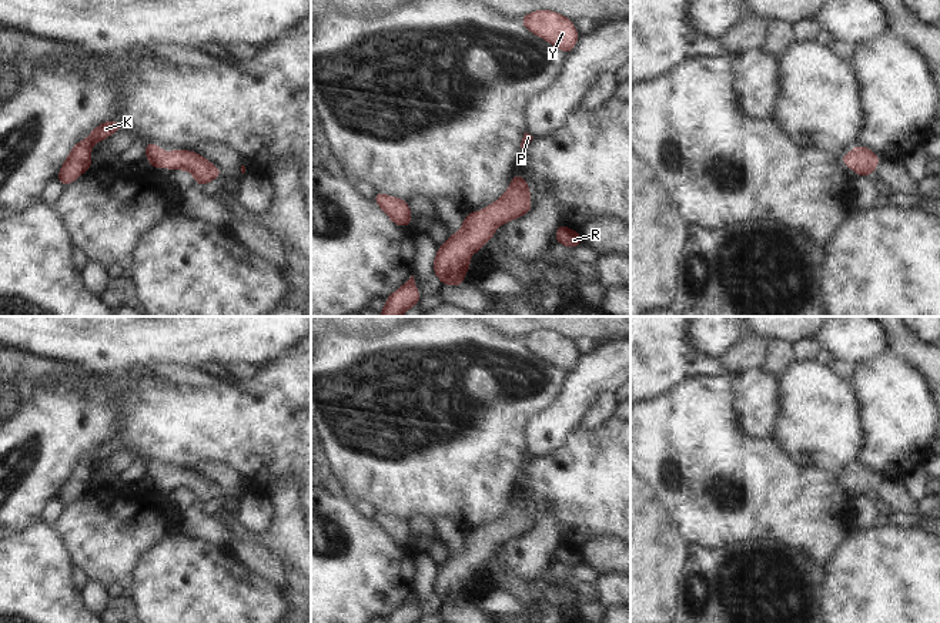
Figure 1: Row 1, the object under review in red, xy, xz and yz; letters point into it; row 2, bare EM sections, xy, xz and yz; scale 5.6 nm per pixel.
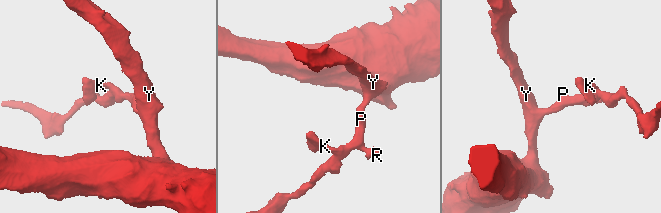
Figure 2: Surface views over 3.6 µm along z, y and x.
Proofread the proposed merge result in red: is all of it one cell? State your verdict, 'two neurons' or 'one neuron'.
one neuron

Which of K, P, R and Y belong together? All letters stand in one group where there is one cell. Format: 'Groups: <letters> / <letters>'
Groups: K P R Y

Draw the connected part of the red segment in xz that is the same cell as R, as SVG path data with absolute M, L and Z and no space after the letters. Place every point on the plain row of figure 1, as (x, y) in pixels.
M559 543L556 547L555 560L558 560L559 563L562 563L568 567L573 567L573 566L582 563L582 556L579 552Z

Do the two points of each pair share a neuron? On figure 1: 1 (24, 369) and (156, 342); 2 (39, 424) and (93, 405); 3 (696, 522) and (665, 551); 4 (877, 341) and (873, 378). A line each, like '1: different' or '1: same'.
1: different
2: same
3: different
4: different

